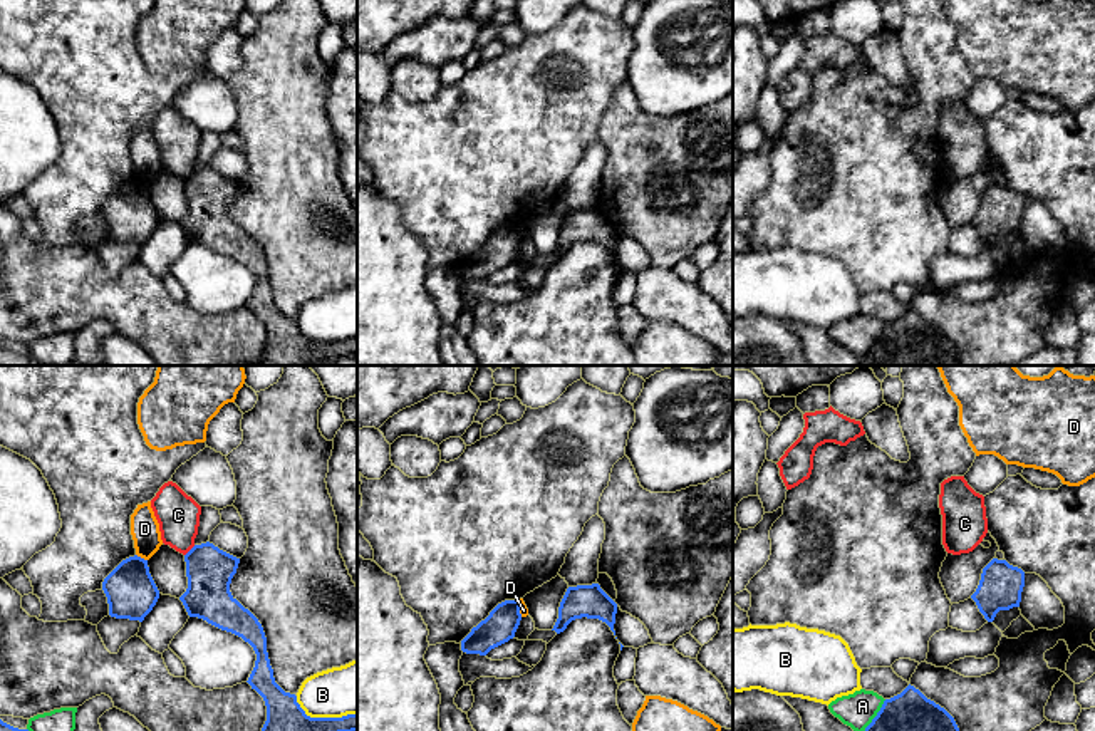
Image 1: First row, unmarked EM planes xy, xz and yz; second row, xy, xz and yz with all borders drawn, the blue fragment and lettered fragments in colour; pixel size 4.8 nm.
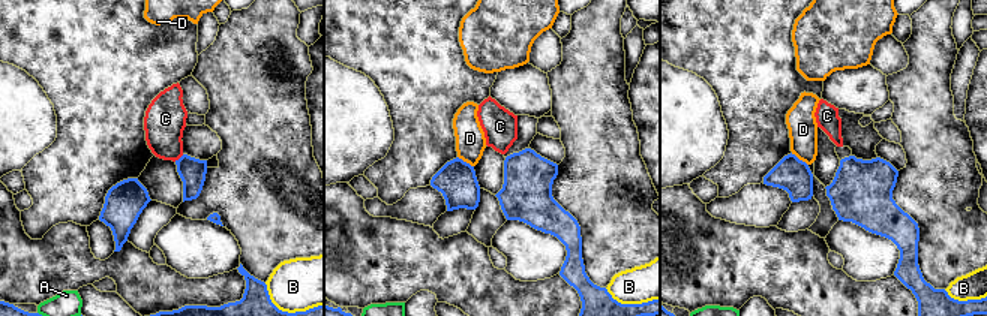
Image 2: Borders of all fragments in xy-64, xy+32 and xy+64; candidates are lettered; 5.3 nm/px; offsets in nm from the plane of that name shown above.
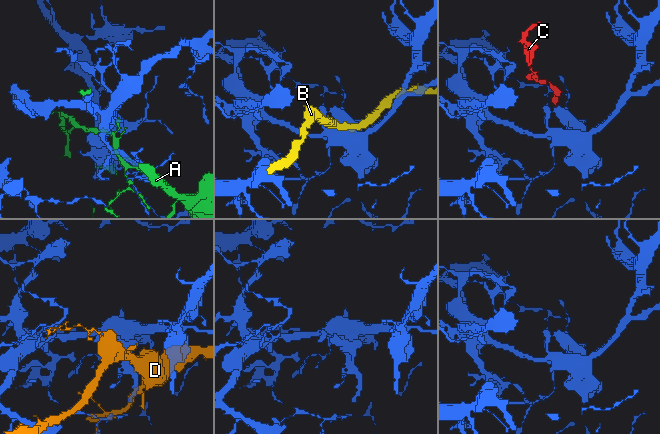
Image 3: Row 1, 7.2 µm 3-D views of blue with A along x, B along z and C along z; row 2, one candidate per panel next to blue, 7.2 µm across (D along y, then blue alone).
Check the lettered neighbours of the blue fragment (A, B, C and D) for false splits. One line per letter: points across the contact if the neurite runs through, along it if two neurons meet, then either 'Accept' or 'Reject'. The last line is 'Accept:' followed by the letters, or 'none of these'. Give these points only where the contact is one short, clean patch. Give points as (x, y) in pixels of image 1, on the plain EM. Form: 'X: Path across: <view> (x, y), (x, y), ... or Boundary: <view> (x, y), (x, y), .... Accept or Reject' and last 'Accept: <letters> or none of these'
A: Reject
B: Reject
C: Boundary: xy (195, 170), (185, 180). Reject
D: Reject
Accept: none of these

